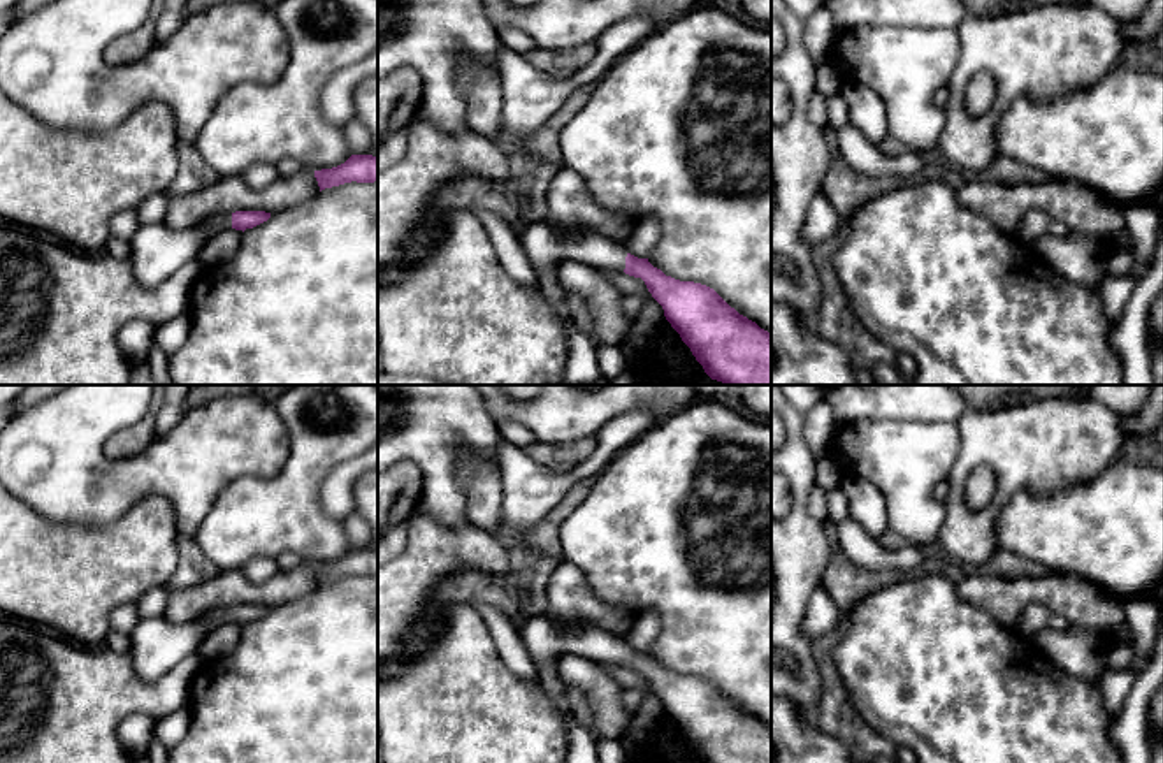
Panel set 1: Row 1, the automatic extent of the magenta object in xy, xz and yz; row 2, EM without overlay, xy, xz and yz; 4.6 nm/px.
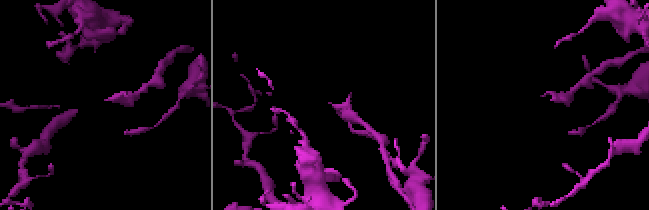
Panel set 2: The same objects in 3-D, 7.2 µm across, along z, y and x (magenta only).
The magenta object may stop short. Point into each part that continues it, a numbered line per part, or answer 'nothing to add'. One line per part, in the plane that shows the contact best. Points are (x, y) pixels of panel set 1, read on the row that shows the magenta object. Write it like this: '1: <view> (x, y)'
1: xz (545, 247)

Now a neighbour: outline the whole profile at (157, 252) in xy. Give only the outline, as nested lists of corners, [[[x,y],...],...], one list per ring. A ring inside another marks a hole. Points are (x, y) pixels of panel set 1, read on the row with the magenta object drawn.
[[[165,223],[141,225],[132,237],[132,269],[141,287],[158,287],[181,265],[197,260],[214,232],[195,227],[172,230]]]

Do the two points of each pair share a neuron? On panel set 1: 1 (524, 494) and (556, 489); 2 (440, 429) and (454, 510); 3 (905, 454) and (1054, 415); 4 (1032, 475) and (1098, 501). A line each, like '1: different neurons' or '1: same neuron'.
1: same neuron
2: same neuron
3: different neurons
4: different neurons

